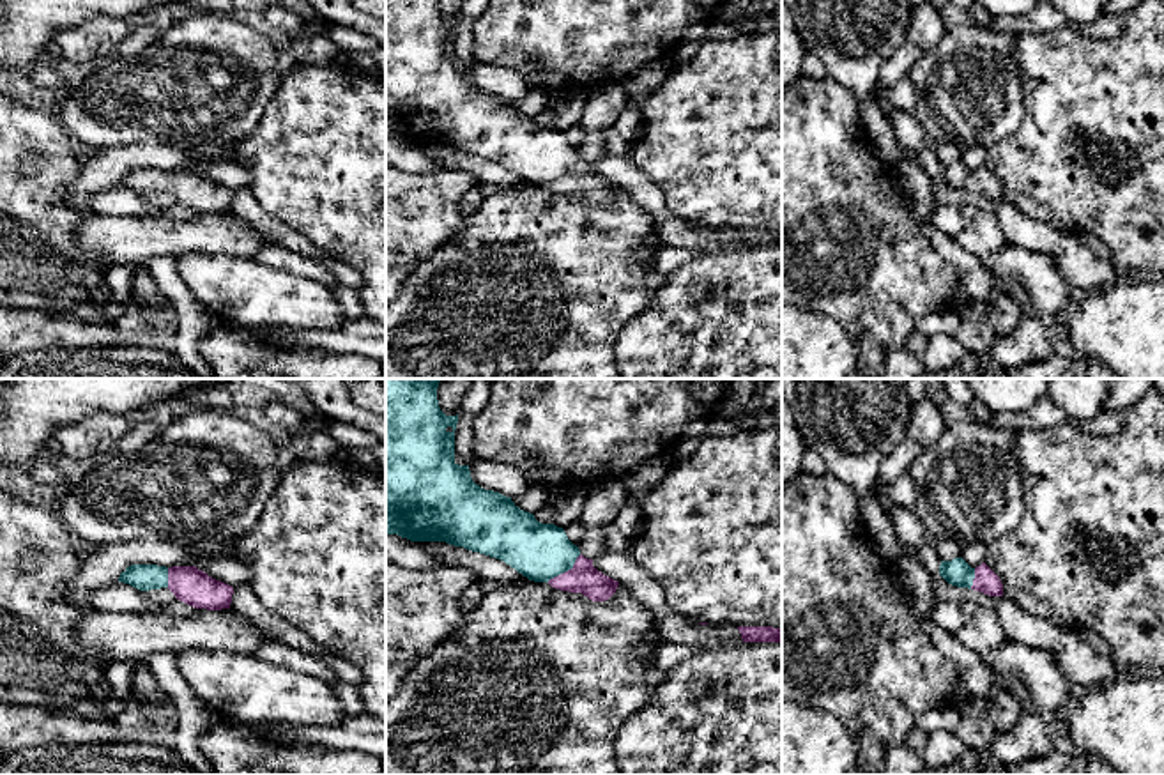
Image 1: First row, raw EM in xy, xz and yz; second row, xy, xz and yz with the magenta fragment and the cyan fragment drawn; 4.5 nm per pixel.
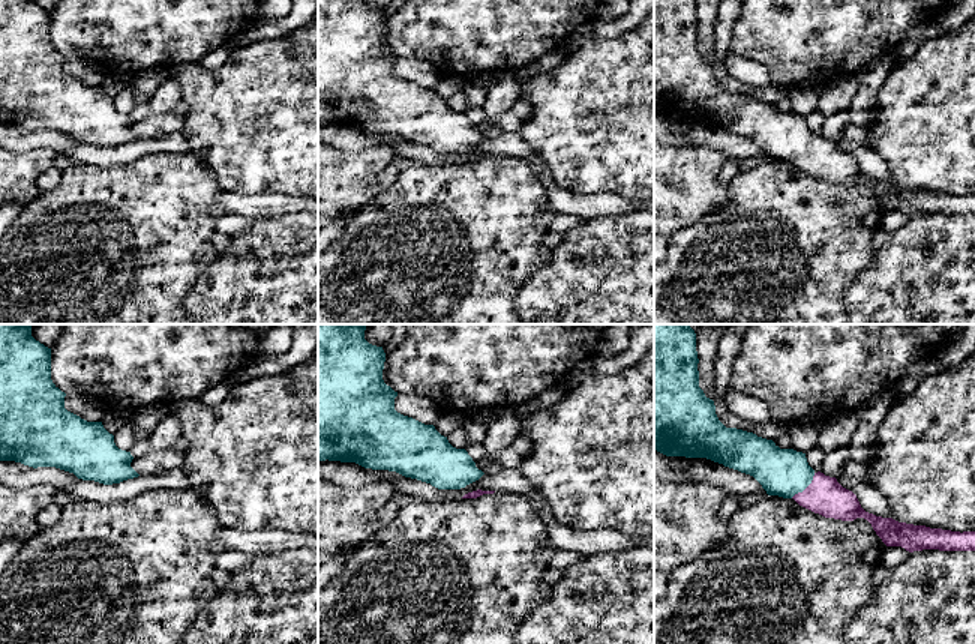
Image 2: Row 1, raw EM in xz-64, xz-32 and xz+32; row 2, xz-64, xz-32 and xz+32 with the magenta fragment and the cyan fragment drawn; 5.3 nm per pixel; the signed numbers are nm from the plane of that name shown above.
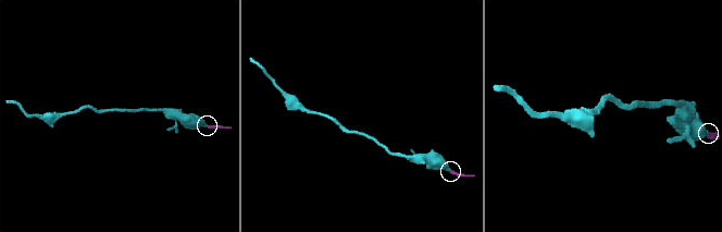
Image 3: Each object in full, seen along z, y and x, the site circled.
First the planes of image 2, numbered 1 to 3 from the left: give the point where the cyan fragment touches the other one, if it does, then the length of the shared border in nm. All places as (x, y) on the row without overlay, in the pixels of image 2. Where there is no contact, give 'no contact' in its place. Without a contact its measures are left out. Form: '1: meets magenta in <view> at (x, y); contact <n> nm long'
1: no contact
2: no contact
3: meets magenta in xz+32 at (806, 152); contact 190 nm long

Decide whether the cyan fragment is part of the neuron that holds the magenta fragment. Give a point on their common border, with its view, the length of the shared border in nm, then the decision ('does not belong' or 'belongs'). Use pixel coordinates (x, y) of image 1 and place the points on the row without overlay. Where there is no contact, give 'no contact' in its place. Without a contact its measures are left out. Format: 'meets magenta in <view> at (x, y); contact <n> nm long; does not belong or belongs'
meets magenta in xz at (565, 176); contact 200 nm long; belongs

